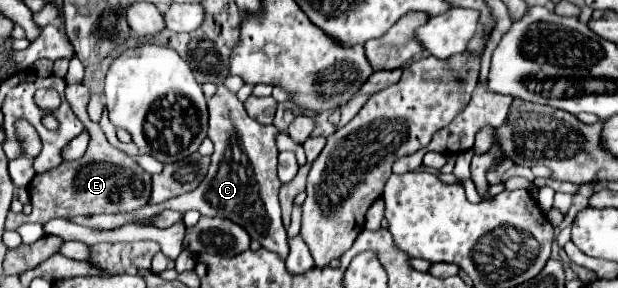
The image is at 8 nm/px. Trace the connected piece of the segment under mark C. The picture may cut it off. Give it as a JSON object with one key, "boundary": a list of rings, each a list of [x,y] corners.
{"boundary":[[[219,85],[217,93],[207,101],[209,105],[209,131],[207,137],[215,145],[215,153],[211,157],[209,173],[205,175],[203,183],[181,197],[173,197],[165,203],[157,205],[145,205],[131,213],[119,213],[119,215],[87,215],[87,217],[73,217],[71,221],[95,231],[113,231],[129,223],[139,223],[141,219],[149,219],[159,215],[165,209],[187,213],[191,209],[199,211],[205,217],[225,217],[237,225],[241,225],[251,239],[259,241],[261,247],[267,251],[279,253],[283,259],[289,251],[287,247],[287,231],[281,223],[281,209],[279,209],[279,187],[281,181],[277,177],[277,147],[275,147],[275,135],[277,129],[273,125],[261,125],[253,121],[243,103],[237,99],[233,91],[229,91],[225,85]]]}

